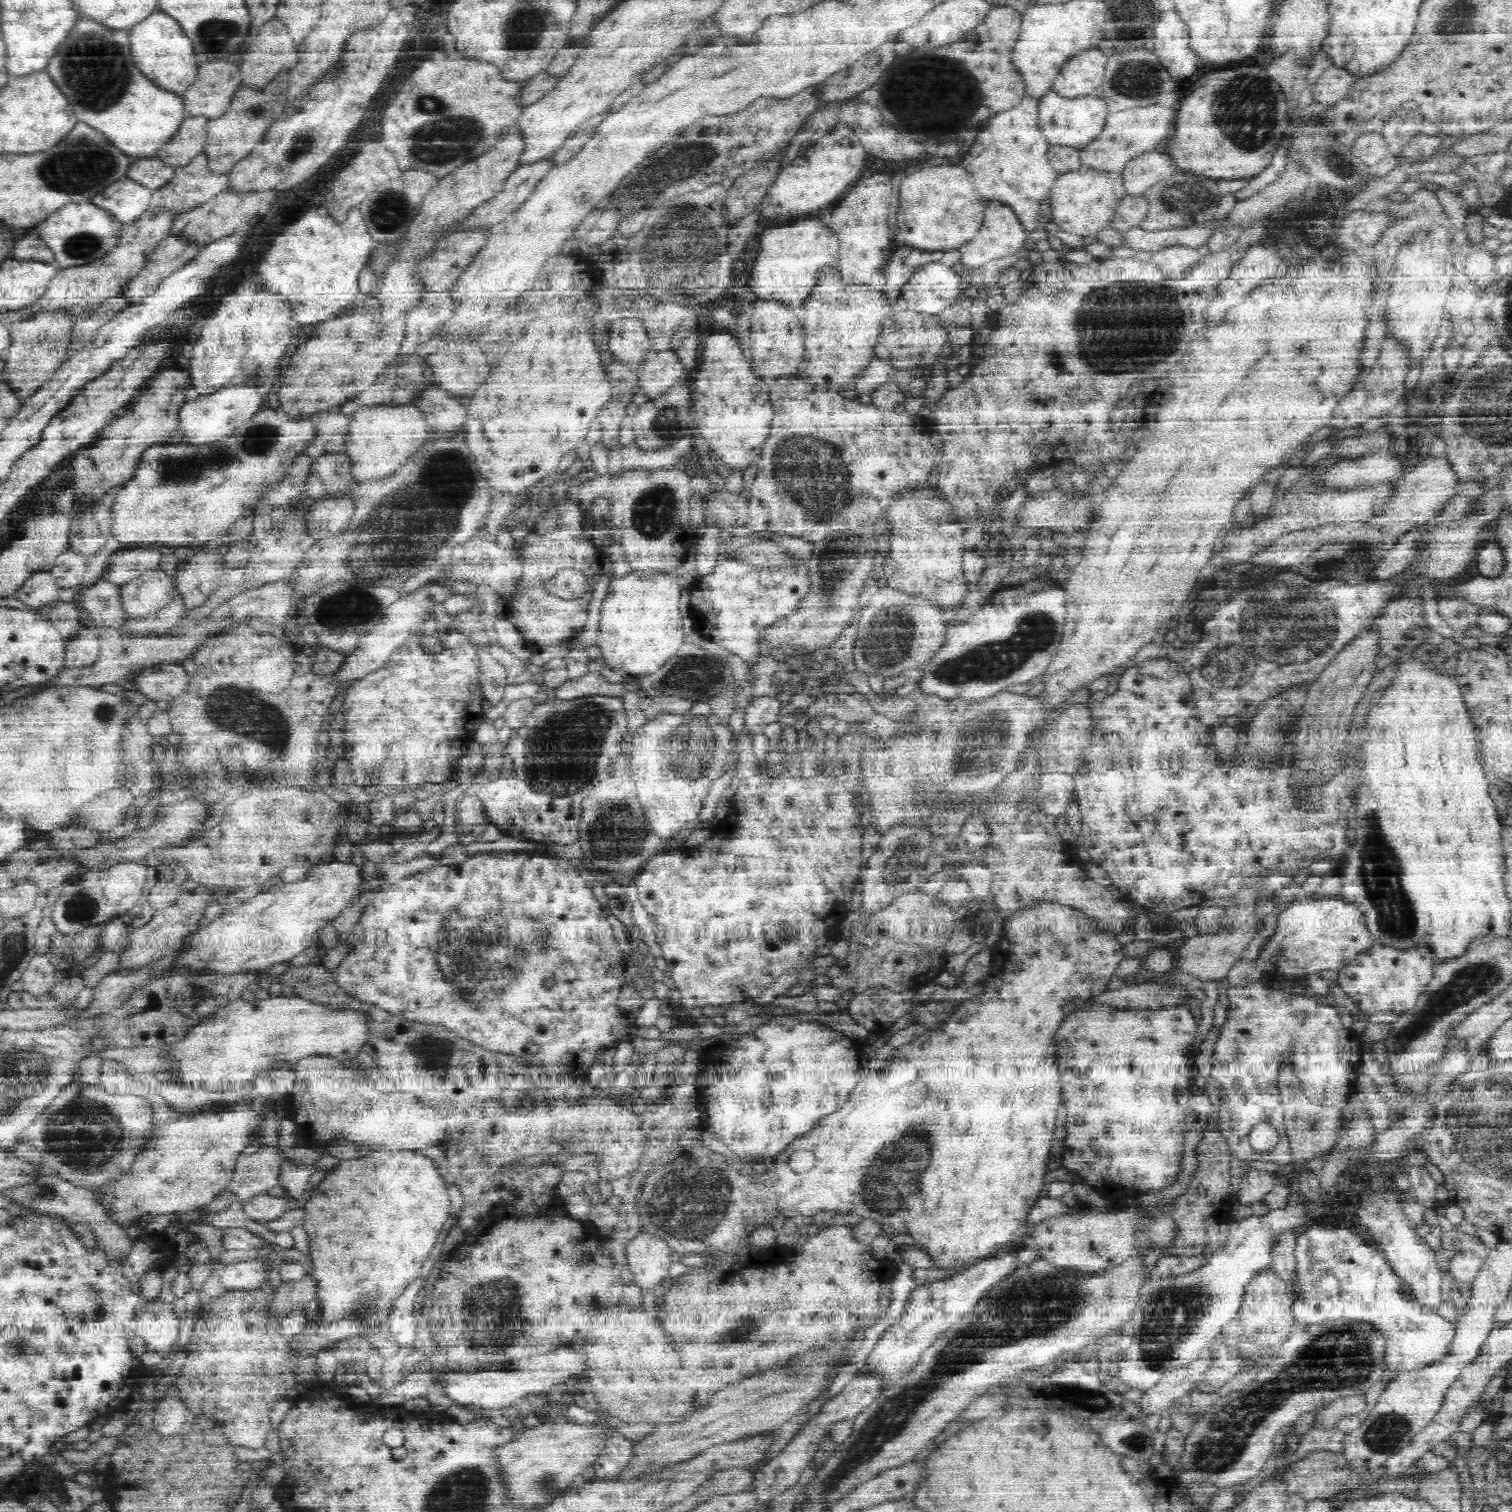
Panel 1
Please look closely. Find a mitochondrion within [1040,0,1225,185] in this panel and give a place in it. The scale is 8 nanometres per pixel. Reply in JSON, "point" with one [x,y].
{"point":[1134,78]}

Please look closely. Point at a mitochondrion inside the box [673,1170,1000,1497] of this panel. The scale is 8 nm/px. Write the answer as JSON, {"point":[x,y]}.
{"point":[747,1328]}

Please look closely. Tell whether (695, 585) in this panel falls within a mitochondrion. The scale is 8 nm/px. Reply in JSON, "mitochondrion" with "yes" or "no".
{"mitochondrion":"no"}

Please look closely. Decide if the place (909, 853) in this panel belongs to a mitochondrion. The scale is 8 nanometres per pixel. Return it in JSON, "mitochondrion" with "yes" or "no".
{"mitochondrion":"yes"}

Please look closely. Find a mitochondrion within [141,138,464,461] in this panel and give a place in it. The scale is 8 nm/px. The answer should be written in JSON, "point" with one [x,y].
{"point":[390,210]}

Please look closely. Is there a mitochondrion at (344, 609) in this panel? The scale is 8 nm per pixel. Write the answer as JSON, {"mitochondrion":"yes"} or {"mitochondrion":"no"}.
{"mitochondrion":"yes"}

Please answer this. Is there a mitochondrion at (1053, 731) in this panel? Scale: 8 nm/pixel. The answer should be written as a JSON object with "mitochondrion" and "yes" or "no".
{"mitochondrion":"no"}

